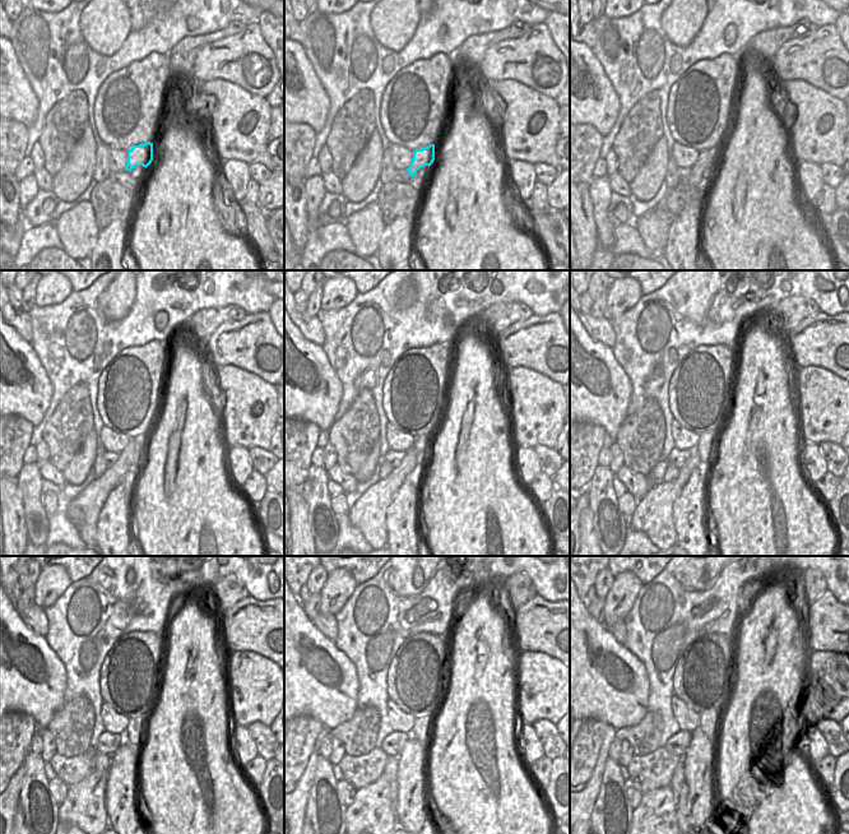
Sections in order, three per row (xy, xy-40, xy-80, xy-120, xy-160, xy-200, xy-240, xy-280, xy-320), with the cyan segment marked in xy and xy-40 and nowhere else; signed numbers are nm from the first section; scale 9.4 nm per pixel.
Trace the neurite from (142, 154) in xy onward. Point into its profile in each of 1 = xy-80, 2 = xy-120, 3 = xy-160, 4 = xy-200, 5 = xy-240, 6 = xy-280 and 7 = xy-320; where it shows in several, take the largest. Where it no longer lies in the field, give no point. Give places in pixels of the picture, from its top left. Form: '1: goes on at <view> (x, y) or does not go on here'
1: goes on at xy-80 (706, 158)
2: goes on at xy-120 (83, 510)
3: goes on at xy-160 (367, 513)
4: goes on at xy-200 (653, 515)
5: goes on at xy-240 (83, 806)
6: goes on at xy-280 (371, 811)
7: goes on at xy-320 (655, 815)

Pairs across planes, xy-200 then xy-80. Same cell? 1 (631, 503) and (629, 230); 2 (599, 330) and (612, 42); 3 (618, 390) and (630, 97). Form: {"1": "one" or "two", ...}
{"1": "two", "2": "two", "3": "two"}

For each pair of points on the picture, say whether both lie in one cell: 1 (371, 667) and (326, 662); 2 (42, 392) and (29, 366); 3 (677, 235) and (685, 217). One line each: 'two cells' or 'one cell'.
1: two cells
2: one cell
3: one cell

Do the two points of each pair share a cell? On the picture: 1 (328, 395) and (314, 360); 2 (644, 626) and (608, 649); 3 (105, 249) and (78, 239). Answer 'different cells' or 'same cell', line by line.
1: same cell
2: different cells
3: different cells

